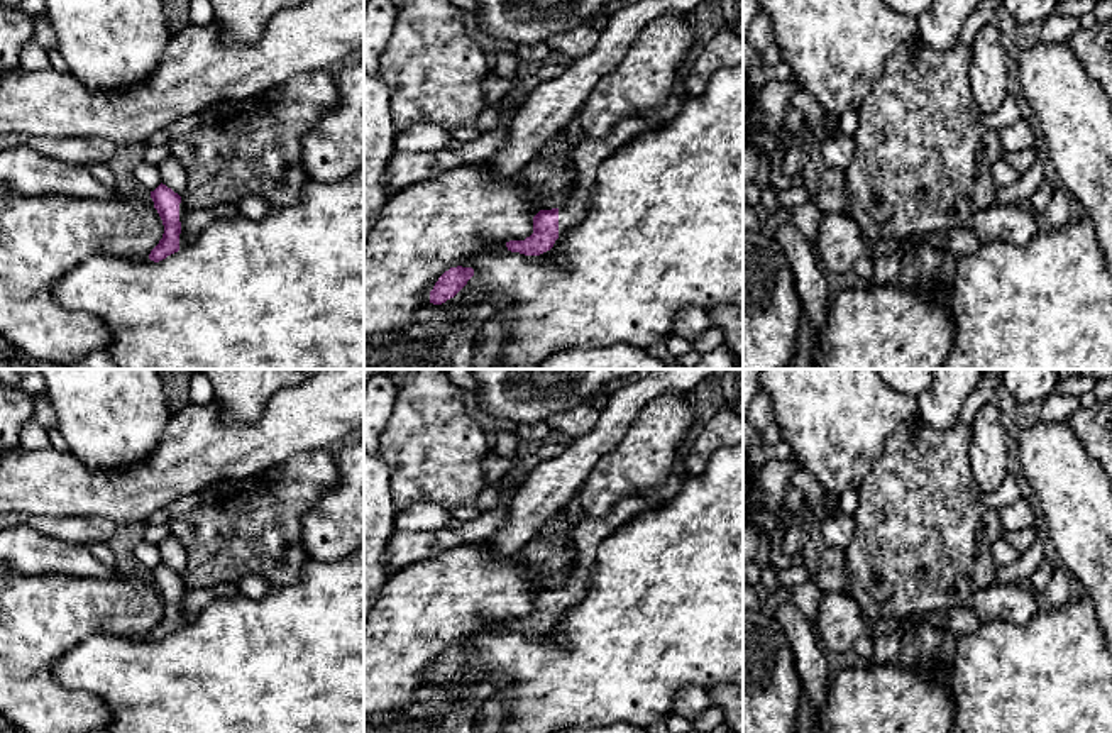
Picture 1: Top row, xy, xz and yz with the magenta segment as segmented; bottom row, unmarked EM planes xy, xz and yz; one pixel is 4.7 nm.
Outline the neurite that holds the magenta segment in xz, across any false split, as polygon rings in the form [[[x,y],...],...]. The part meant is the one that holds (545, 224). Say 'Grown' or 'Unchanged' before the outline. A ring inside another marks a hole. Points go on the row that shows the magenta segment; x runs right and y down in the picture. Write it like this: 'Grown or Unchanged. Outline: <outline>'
Grown. Outline: [[[641,117],[623,120],[618,127],[597,141],[581,139],[570,147],[575,178],[567,201],[552,210],[540,210],[533,217],[533,234],[525,240],[506,242],[508,251],[525,256],[540,256],[550,251],[555,240],[572,229],[584,215],[592,196],[599,166],[633,139],[657,130],[665,124],[655,124]]]

